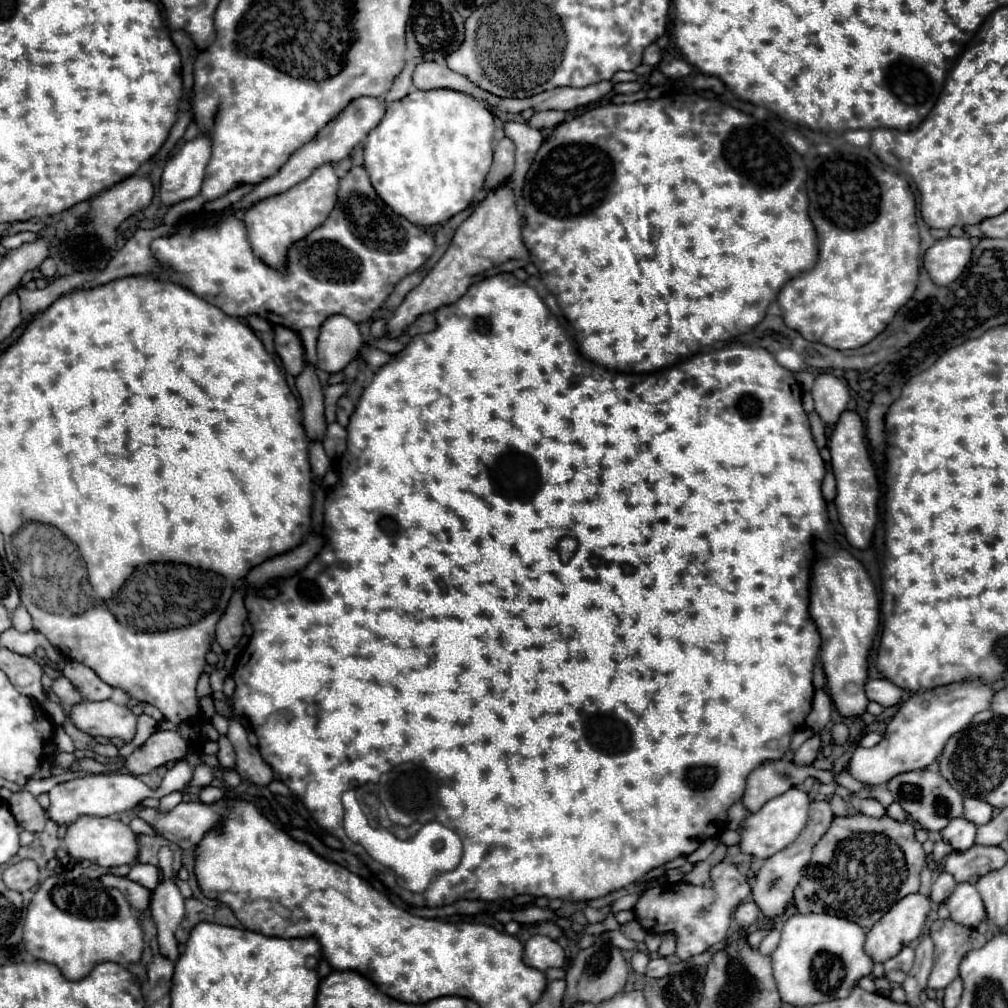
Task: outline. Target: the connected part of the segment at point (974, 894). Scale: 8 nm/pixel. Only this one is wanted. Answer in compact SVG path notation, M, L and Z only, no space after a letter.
M969 882L955 884L955 890L951 892L951 896L947 898L945 904L949 908L951 920L955 920L963 926L969 926L969 928L975 928L987 916L977 888L971 886Z

